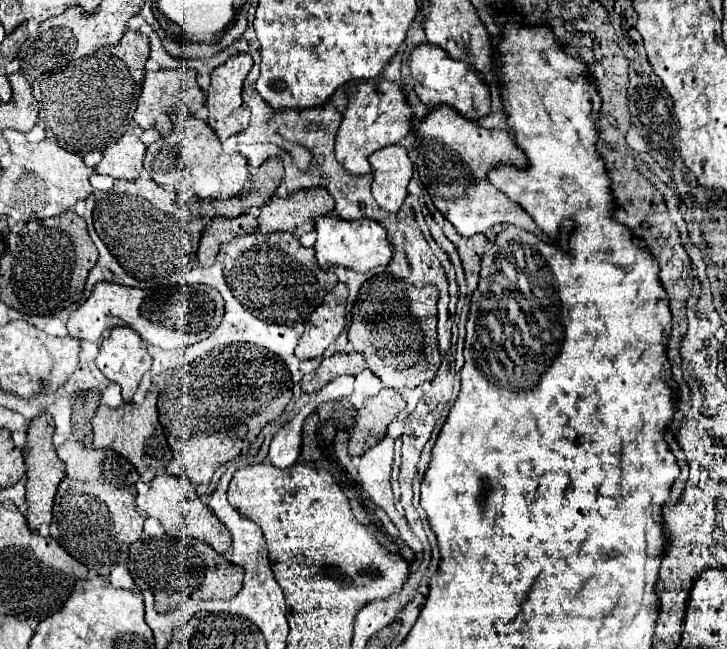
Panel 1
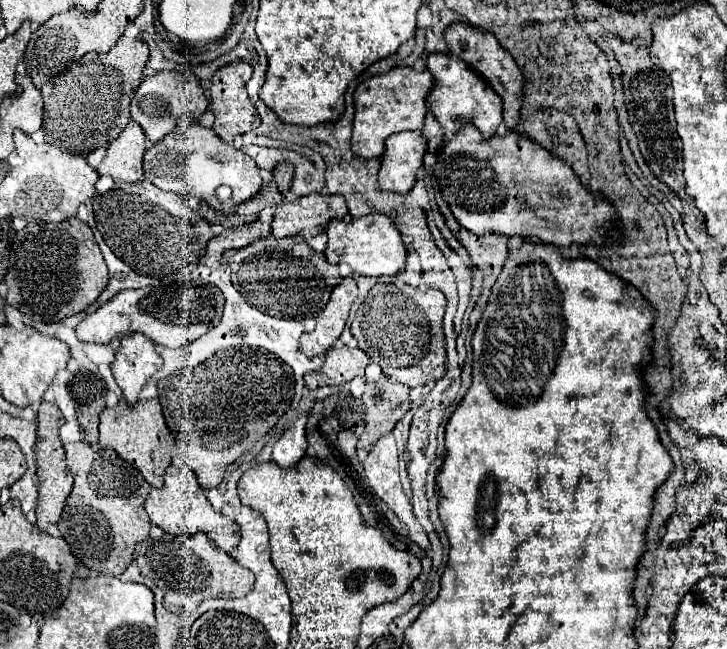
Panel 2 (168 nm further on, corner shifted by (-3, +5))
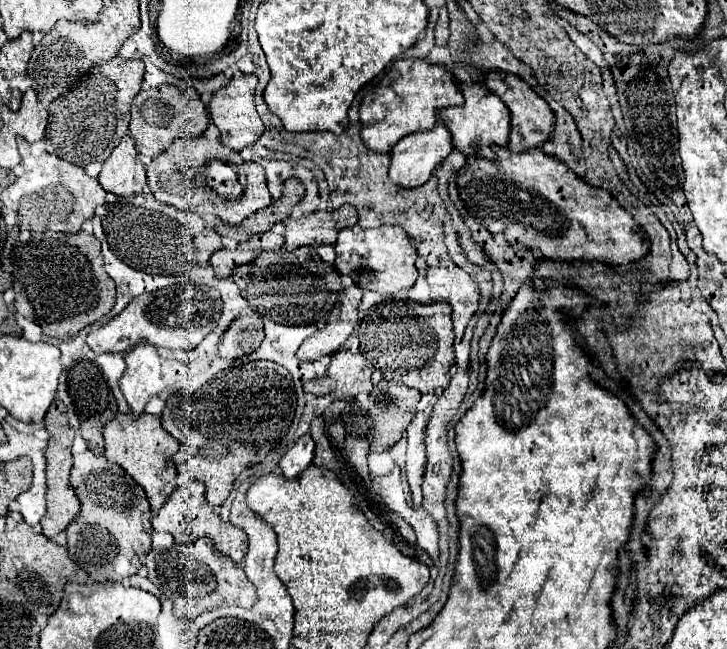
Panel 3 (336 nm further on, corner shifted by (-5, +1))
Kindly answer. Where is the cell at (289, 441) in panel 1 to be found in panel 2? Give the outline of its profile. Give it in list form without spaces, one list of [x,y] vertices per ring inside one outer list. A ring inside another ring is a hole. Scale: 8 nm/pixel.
[[[300,413],[294,425],[288,431],[284,431],[284,435],[274,443],[272,459],[280,467],[292,467],[306,455],[306,435],[304,435],[306,419],[308,413]]]

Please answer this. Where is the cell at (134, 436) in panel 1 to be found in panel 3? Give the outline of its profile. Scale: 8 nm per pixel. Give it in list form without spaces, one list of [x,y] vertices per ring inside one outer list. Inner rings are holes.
[[[118,415],[104,427],[104,439],[106,459],[120,465],[134,481],[138,481],[148,495],[150,507],[154,511],[160,509],[176,487],[178,469],[172,463],[172,455],[180,449],[178,441],[162,429],[160,419],[154,415],[140,415],[138,419],[124,419],[124,415]]]

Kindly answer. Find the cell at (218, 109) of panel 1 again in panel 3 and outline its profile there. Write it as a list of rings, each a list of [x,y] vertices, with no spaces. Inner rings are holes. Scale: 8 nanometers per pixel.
[[[254,75],[236,77],[226,87],[216,91],[210,105],[208,105],[208,113],[210,113],[214,125],[220,131],[220,141],[224,145],[228,145],[230,149],[234,149],[234,151],[242,151],[244,147],[254,145],[260,139],[260,135],[264,133],[262,119],[258,117],[256,107],[254,107],[254,89],[256,89],[256,85],[258,85],[258,79]]]

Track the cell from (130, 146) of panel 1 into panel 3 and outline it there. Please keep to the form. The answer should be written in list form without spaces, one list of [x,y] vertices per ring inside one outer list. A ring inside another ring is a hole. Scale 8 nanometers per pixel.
[[[126,135],[106,159],[98,181],[104,191],[120,197],[142,193],[146,185],[146,171],[138,159],[138,151],[134,149],[134,139],[130,135]]]

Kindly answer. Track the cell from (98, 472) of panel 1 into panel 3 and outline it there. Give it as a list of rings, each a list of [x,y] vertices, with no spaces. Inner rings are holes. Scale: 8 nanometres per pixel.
[[[92,451],[74,453],[72,487],[80,499],[80,515],[66,529],[70,557],[88,571],[94,581],[124,581],[140,569],[140,559],[150,551],[152,525],[144,489],[122,467]]]

